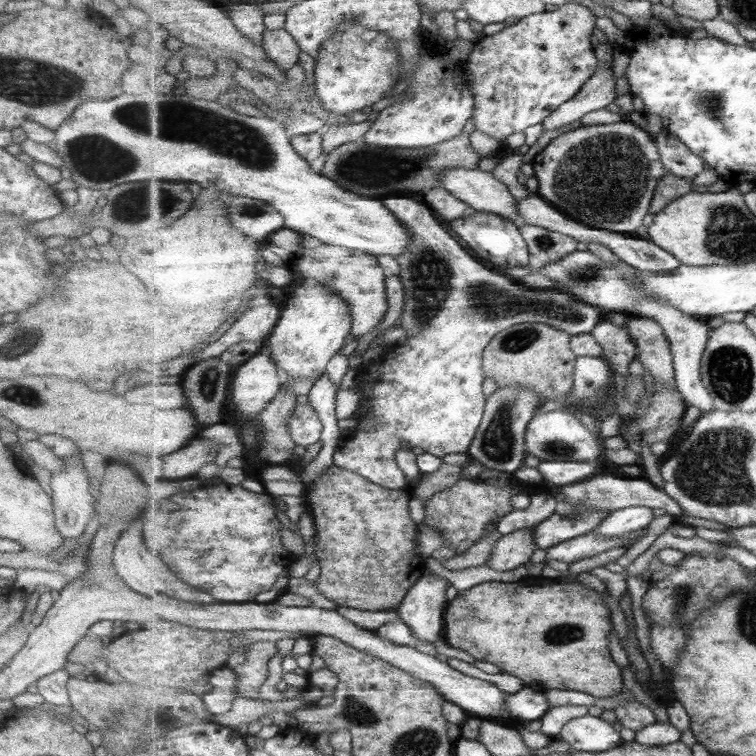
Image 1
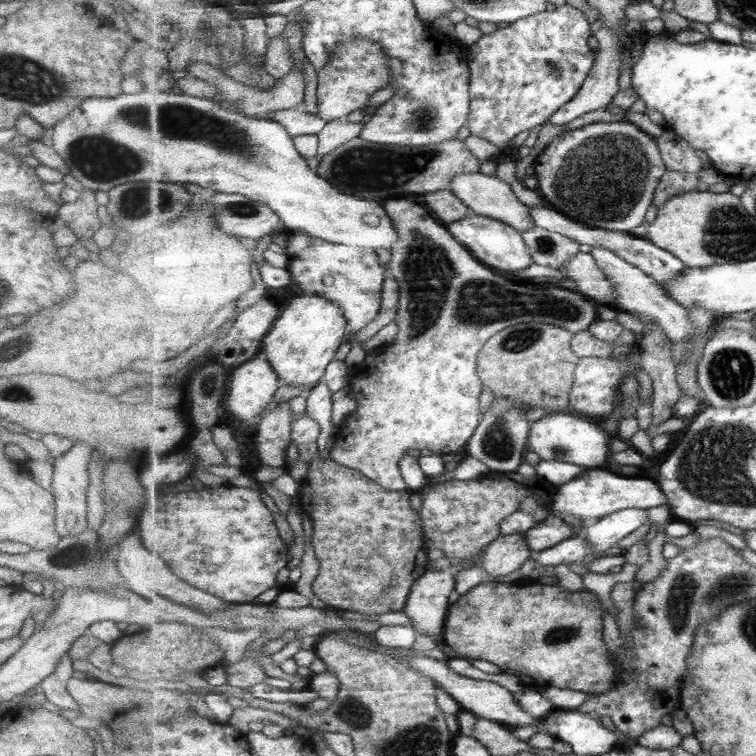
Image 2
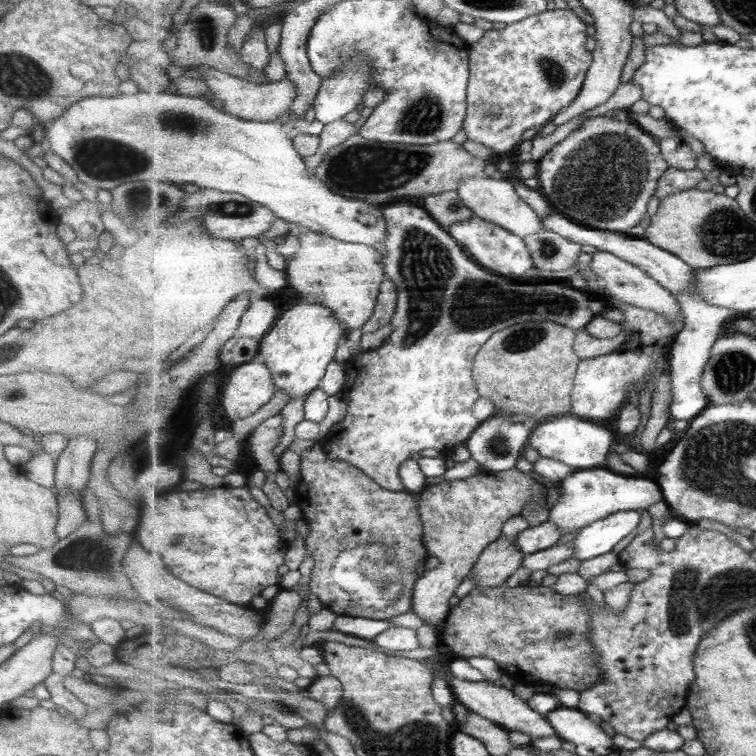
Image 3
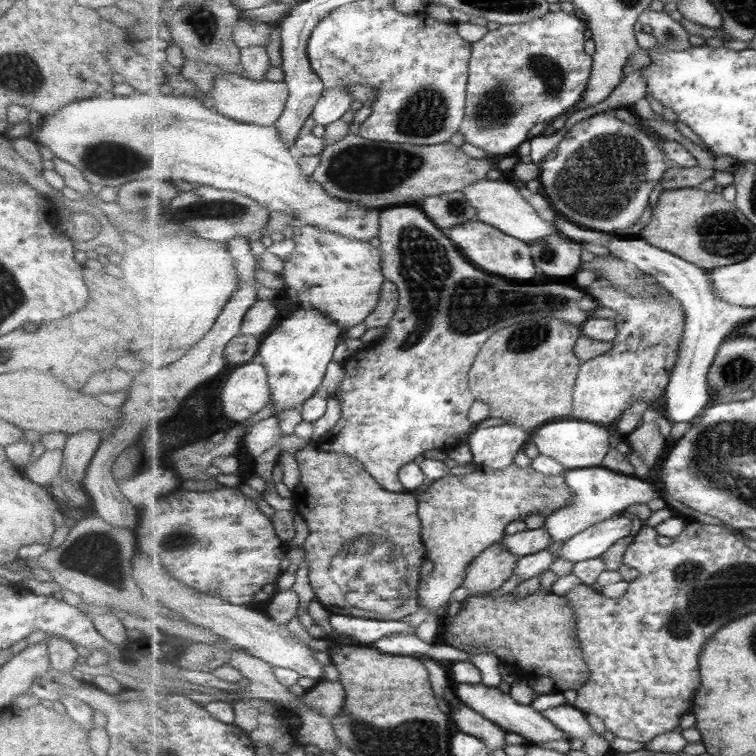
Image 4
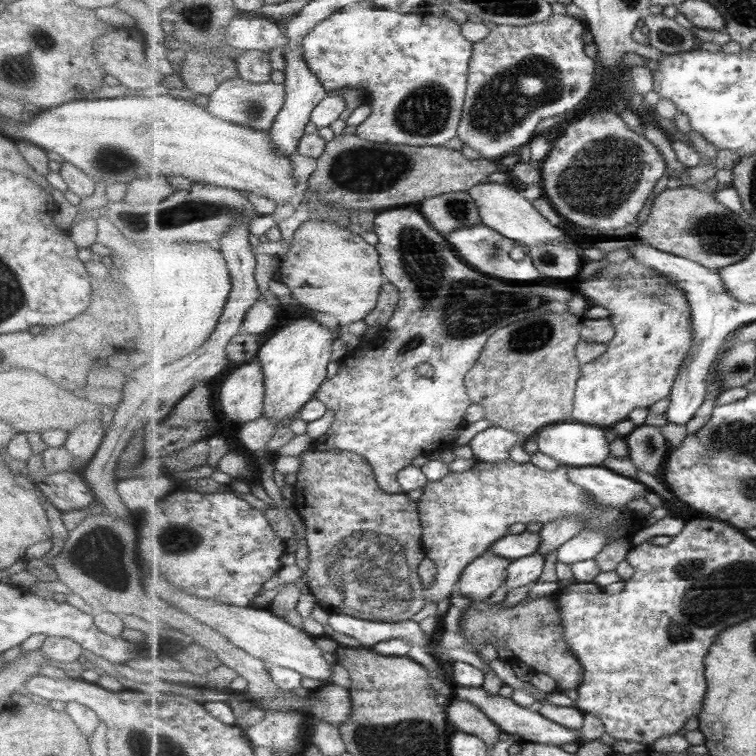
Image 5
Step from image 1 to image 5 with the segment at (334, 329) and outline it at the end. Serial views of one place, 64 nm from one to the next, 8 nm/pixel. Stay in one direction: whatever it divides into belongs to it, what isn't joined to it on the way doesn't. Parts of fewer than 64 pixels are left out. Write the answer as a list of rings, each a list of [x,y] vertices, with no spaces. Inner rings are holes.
[[[305,313],[305,318],[296,318],[289,324],[276,330],[265,344],[259,346],[258,359],[265,372],[265,418],[281,420],[293,418],[301,412],[309,400],[316,398],[316,393],[329,377],[328,366],[333,356],[333,344],[339,338],[338,329],[329,330]]]

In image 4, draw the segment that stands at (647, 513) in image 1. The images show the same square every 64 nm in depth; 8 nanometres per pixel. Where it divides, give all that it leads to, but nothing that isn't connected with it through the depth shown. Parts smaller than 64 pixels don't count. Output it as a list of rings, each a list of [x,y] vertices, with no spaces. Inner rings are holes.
[[[621,512],[600,524],[587,528],[583,533],[575,534],[564,543],[560,550],[561,557],[573,563],[597,558],[607,552],[613,542],[636,536],[644,526],[635,514]]]

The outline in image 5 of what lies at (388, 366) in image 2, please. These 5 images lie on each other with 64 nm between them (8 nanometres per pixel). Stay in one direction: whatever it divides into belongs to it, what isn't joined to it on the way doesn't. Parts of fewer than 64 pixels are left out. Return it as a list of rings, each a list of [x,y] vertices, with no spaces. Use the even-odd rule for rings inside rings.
[[[410,207],[377,212],[375,233],[380,238],[376,247],[382,272],[387,282],[400,290],[400,303],[378,337],[362,341],[360,346],[350,350],[340,362],[339,373],[328,377],[316,393],[316,398],[335,412],[335,421],[323,442],[317,440],[314,444],[314,449],[320,452],[335,449],[363,456],[376,472],[381,490],[394,496],[403,493],[398,482],[401,470],[413,465],[418,457],[451,448],[457,433],[468,426],[466,414],[474,402],[467,394],[465,376],[477,364],[489,336],[527,317],[571,313],[567,301],[578,292],[575,287],[509,286],[475,272],[459,258],[446,236],[437,232],[420,210]],[[459,284],[463,284],[463,292],[455,292]],[[425,368],[429,370],[421,372]]]

